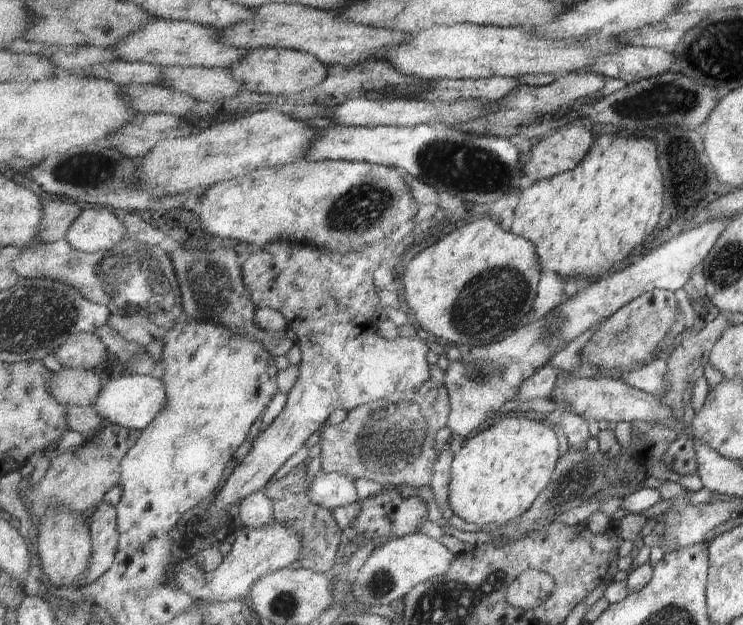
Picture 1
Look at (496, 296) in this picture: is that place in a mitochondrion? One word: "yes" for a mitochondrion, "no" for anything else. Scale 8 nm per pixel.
yes

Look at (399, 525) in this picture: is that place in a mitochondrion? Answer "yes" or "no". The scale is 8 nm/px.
no

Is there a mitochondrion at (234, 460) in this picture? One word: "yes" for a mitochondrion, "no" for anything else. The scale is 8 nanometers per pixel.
no

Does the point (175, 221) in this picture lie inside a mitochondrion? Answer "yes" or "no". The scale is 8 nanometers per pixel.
no

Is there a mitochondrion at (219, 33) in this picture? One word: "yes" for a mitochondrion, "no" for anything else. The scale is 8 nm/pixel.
no

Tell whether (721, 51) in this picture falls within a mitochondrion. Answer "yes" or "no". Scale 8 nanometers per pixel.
yes

